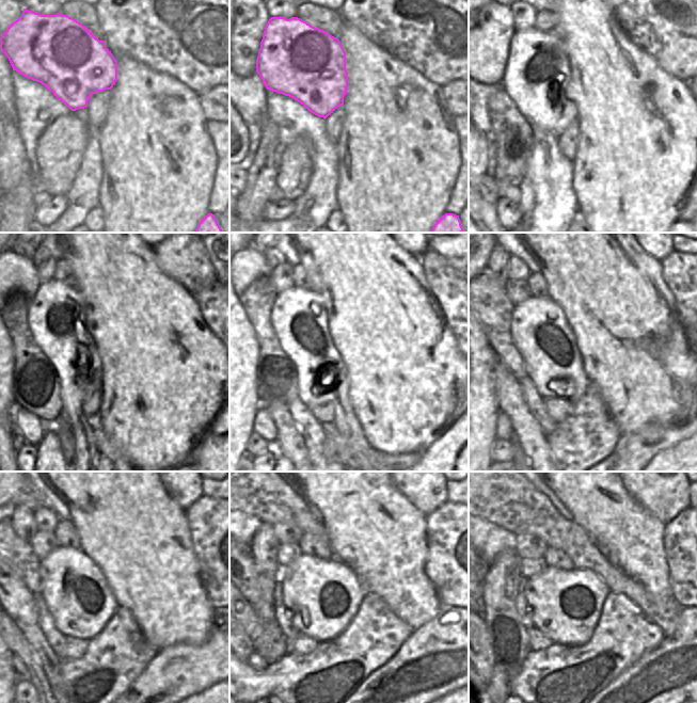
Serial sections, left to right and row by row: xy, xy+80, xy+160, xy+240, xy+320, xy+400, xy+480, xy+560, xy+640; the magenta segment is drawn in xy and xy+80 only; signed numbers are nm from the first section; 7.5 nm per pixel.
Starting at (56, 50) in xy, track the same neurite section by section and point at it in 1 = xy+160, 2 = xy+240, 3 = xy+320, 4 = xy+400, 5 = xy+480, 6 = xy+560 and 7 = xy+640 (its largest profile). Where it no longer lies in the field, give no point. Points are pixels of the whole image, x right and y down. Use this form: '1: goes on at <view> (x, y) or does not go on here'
1: goes on at xy+160 (537, 70)
2: goes on at xy+240 (56, 319)
3: goes on at xy+320 (298, 317)
4: goes on at xy+400 (541, 334)
5: goes on at xy+480 (76, 593)
6: goes on at xy+560 (323, 596)
7: goes on at xy+640 (567, 604)

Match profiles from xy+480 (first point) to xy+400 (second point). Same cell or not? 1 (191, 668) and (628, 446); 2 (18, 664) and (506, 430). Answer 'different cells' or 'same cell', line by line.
1: same cell
2: same cell

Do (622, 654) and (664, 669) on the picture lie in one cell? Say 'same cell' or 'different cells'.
different cells

